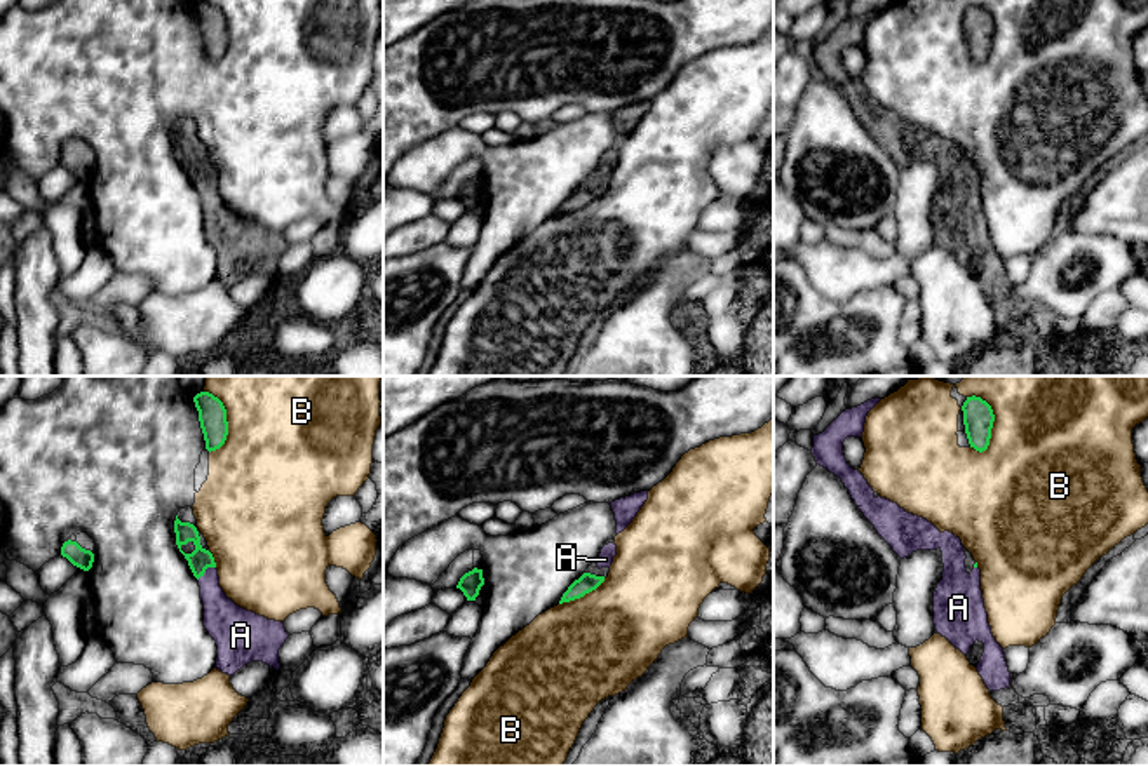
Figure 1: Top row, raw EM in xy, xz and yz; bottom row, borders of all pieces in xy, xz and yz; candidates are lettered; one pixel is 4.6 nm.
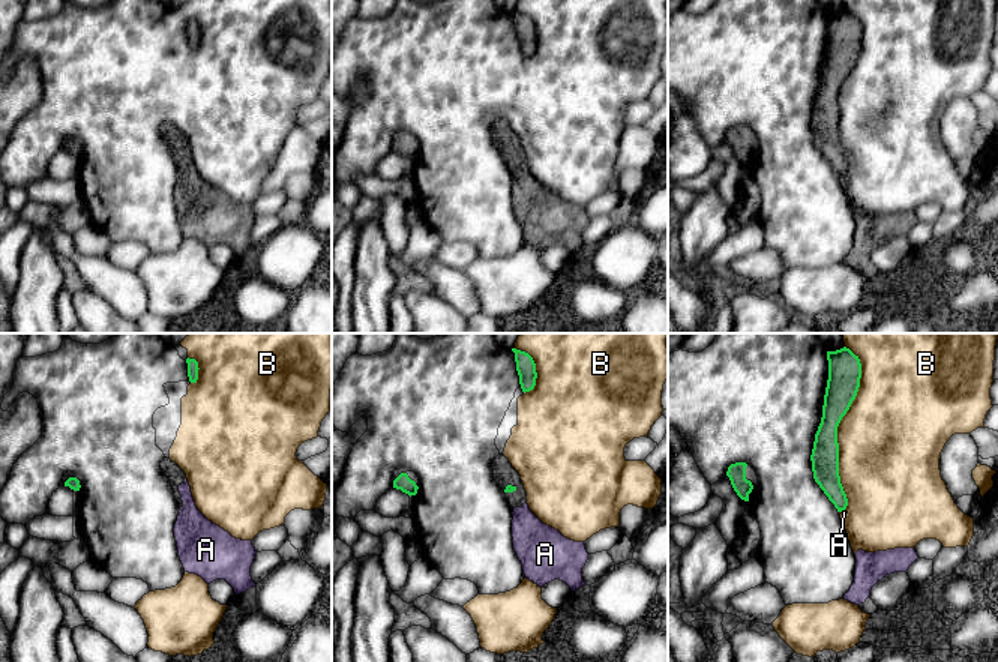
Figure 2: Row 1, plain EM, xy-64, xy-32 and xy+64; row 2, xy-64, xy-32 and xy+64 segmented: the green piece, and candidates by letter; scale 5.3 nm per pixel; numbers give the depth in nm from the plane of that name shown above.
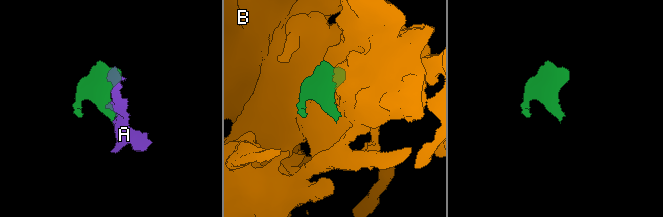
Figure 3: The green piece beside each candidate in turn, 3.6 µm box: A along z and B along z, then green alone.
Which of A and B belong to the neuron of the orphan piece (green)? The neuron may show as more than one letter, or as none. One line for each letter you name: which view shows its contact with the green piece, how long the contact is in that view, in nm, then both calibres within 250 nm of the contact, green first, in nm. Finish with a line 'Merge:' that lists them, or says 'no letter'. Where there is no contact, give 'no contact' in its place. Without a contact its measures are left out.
A: meets green in xy; contact 110 nm long; 100 nm thick on the green side, 180 nm on the other
Merge: A

